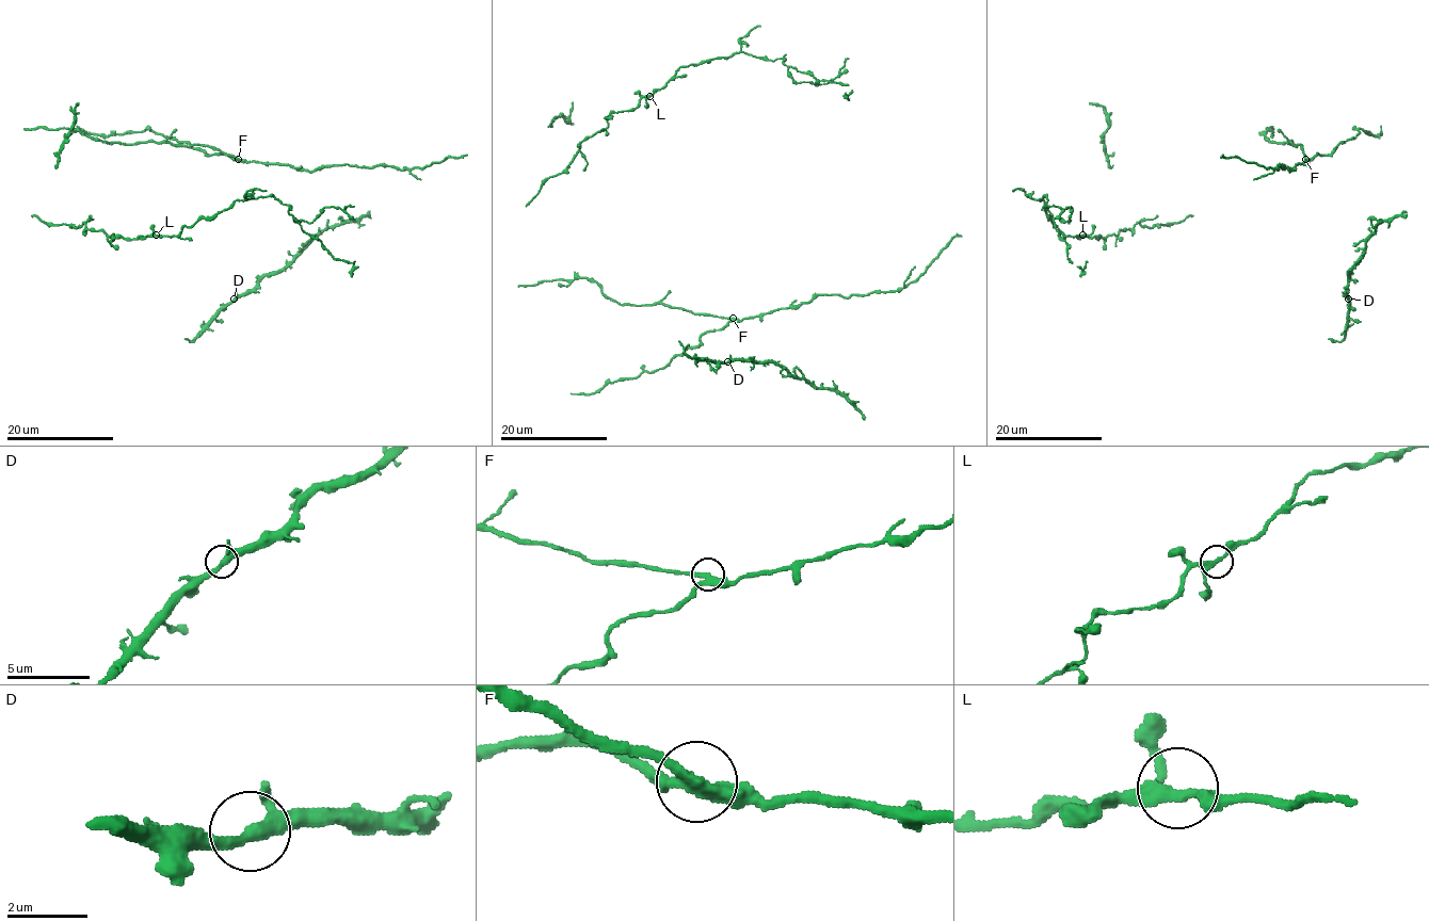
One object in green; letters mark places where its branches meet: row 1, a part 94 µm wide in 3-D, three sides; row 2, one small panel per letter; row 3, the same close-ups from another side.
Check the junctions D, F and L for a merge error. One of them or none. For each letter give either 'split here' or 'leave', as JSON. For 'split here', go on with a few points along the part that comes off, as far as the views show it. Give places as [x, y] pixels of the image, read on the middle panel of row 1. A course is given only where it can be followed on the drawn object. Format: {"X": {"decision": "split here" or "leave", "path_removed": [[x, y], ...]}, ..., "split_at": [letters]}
{"D": {"decision": "leave"}, "F": {"decision": "split here", "path_removed": [[732, 318], [661, 304], [617, 304], [585, 278], [540, 280], [518, 286]]}, "L": {"decision": "leave"}, "split_at": ["F"]}

